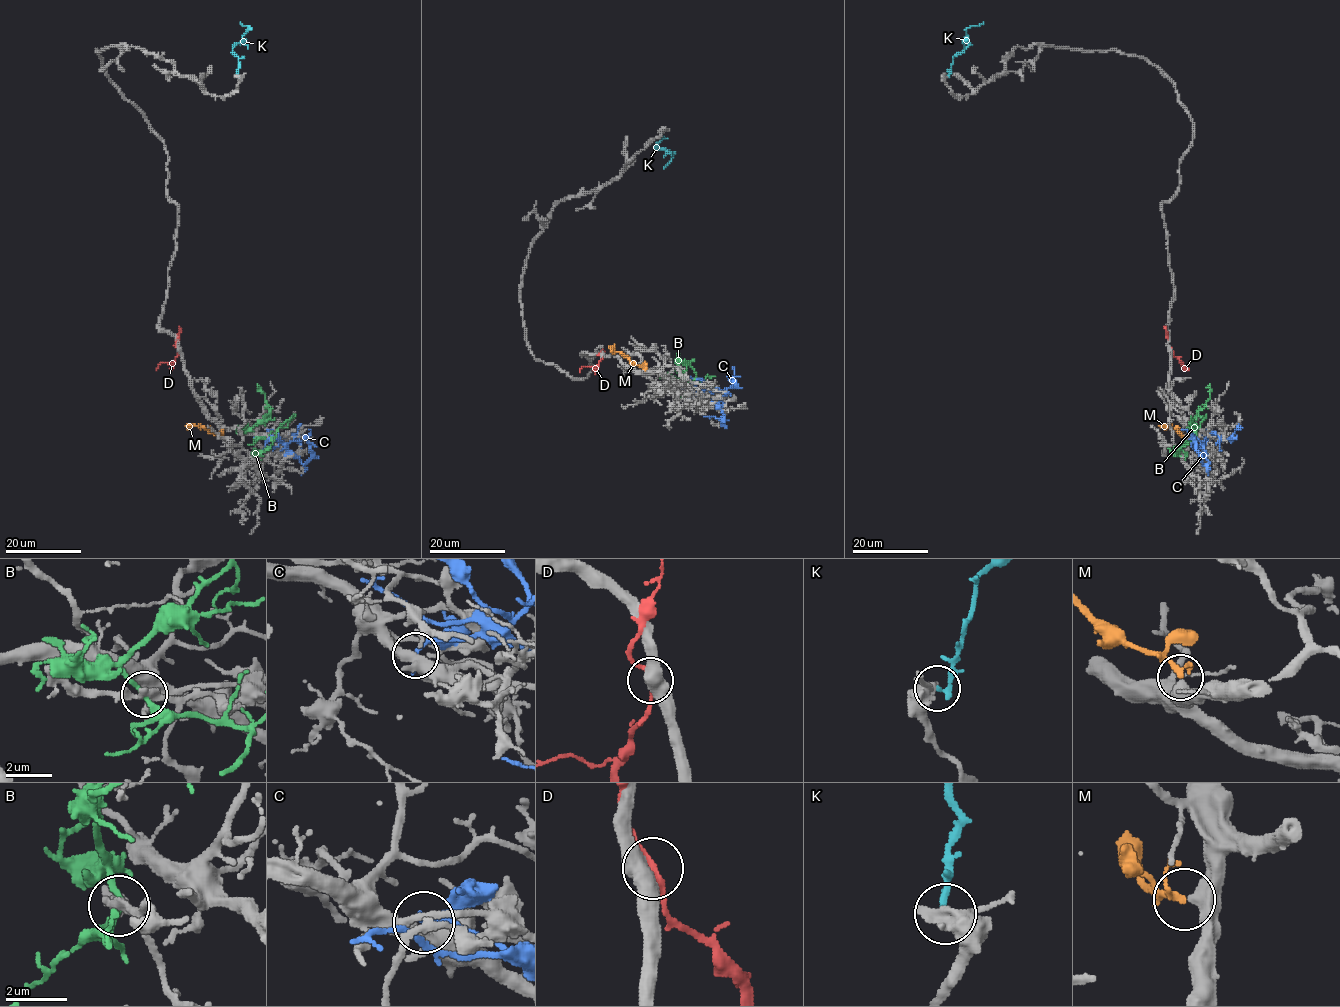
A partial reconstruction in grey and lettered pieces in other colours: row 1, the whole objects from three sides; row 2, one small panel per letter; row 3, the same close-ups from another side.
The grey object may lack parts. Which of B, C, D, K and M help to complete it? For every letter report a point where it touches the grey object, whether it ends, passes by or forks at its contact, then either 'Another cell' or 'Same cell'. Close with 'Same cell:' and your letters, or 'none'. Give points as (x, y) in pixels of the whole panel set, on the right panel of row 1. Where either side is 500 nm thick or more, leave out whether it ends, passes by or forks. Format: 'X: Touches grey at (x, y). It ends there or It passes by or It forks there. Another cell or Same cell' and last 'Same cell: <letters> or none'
B: Touches grey at (1196, 434). It passes by. Another cell
C: Touches grey at (1212, 434). It passes by. Another cell
D: Touches grey at (1171, 349). Another cell
K: Touches grey at (947, 75). Another cell
M: Touches grey at (1184, 436). It passes by. Same cell
Same cell: M

